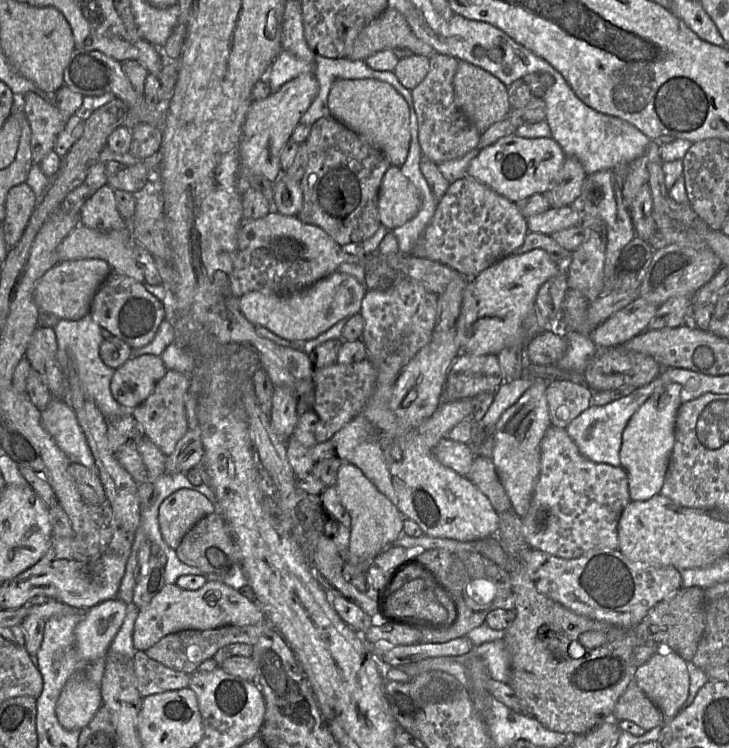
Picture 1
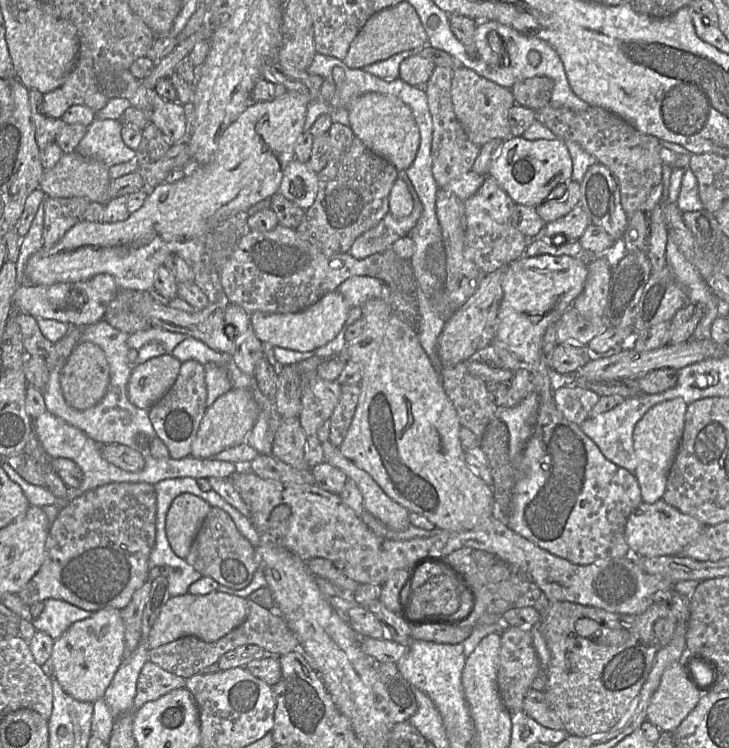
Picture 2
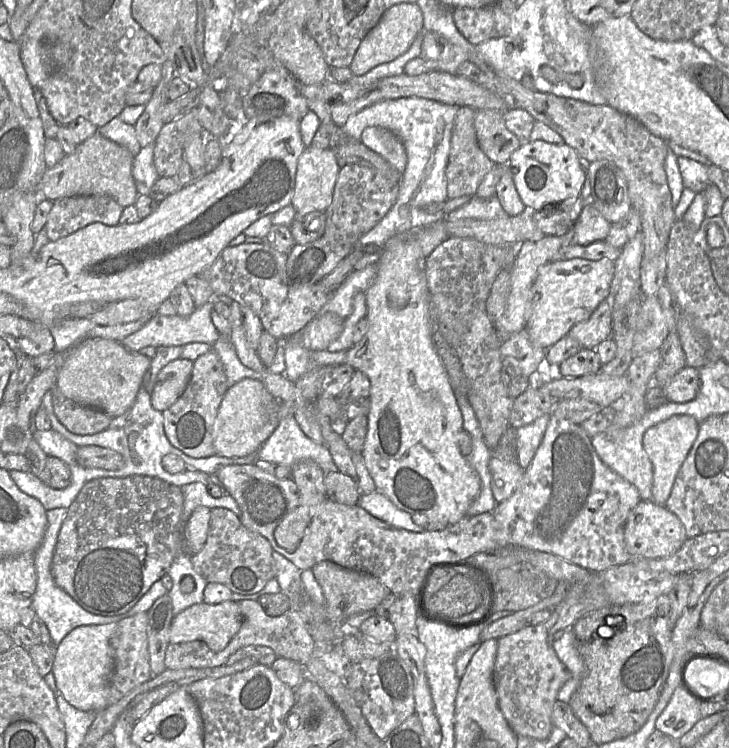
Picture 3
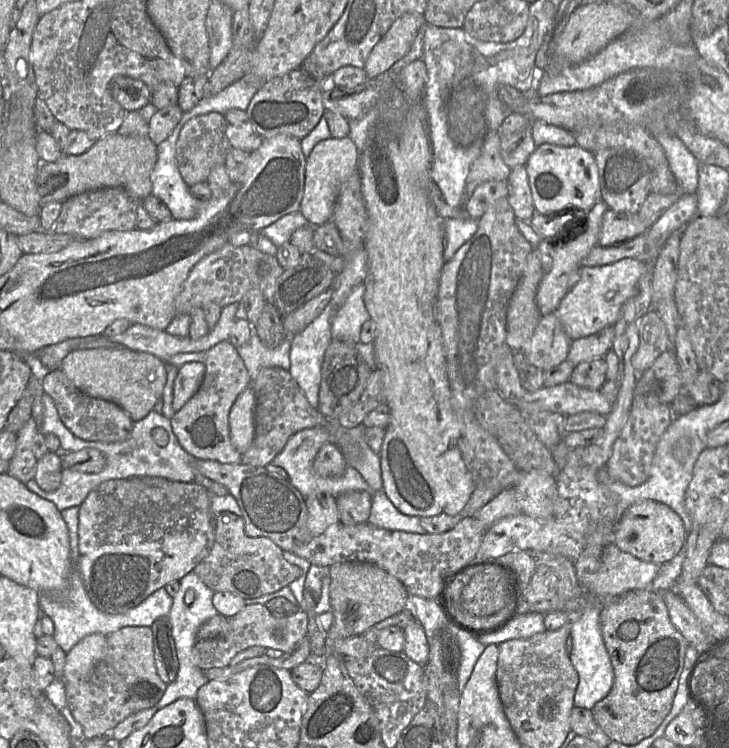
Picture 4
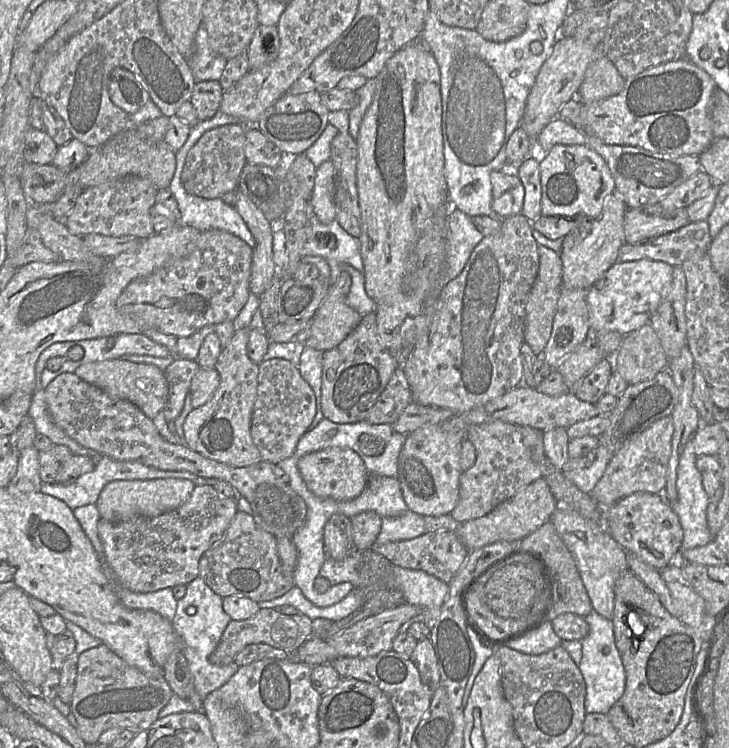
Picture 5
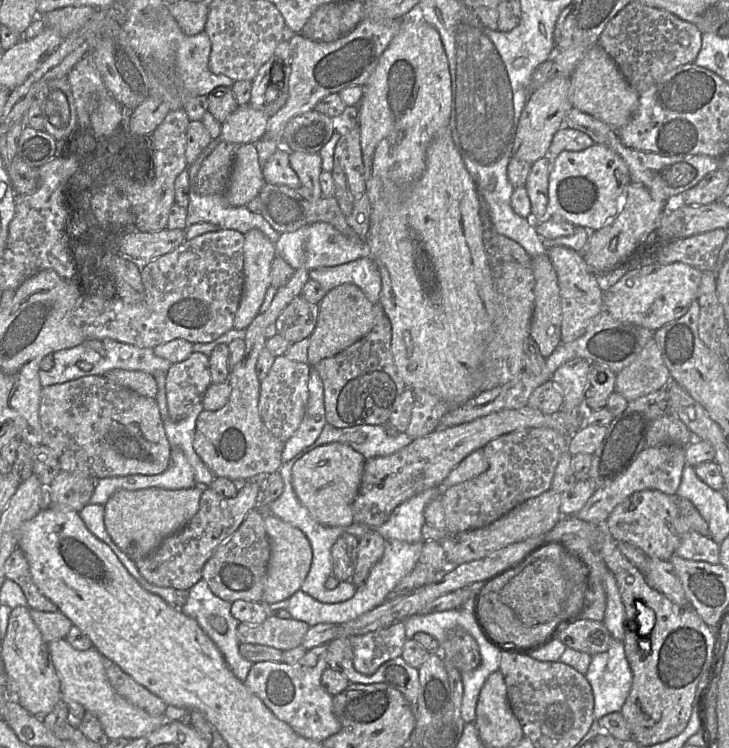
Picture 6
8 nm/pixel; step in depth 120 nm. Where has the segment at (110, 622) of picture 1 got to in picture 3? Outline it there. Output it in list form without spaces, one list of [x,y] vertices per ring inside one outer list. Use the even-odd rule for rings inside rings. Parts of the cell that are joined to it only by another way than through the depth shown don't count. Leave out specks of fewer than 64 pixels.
[[[117,623],[79,626],[56,647],[52,673],[58,690],[74,708],[97,712],[108,706],[114,670],[113,638],[117,629]]]

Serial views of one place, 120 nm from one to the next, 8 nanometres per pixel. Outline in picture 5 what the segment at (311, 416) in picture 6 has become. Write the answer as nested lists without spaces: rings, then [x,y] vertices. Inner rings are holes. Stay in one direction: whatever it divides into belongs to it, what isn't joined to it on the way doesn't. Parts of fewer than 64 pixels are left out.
[[[305,346],[297,365],[301,376],[313,390],[316,399],[316,414],[308,430],[315,428],[324,418],[321,409],[323,356],[323,351]]]

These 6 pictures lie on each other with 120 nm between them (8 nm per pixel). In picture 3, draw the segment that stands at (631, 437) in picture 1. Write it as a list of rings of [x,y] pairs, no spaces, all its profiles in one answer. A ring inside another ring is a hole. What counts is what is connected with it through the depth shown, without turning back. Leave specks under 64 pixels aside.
[[[674,415],[649,429],[643,435],[642,444],[653,466],[652,500],[665,504],[673,487],[676,475],[692,448],[699,430],[695,418],[688,415]]]

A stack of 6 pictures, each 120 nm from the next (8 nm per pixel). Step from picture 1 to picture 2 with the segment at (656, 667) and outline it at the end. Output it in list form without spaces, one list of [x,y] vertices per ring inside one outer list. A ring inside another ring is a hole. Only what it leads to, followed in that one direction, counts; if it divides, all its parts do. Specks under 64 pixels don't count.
[[[682,662],[669,666],[663,673],[659,687],[651,697],[647,719],[659,730],[673,732],[696,707],[704,689],[696,684]]]

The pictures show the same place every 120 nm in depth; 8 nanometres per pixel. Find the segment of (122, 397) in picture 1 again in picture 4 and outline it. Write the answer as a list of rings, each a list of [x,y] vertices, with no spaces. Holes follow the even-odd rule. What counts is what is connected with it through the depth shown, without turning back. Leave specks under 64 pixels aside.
[[[190,362],[178,368],[173,385],[173,410],[180,410],[193,397],[199,389],[204,375],[204,363]]]

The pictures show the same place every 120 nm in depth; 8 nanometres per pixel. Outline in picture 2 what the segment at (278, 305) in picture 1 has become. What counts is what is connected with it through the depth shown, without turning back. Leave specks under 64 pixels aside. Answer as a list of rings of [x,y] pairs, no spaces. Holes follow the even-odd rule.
[[[335,290],[324,295],[318,302],[303,311],[291,314],[252,312],[251,326],[256,336],[268,348],[281,347],[299,352],[309,352],[333,340],[343,327],[351,307],[343,295]]]

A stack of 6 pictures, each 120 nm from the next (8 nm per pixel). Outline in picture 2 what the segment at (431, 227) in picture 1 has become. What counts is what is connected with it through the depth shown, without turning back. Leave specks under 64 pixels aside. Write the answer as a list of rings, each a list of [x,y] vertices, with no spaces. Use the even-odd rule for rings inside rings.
[[[485,177],[482,186],[463,202],[465,229],[465,257],[472,260],[486,275],[524,255],[529,239],[511,223],[516,203],[492,177]]]

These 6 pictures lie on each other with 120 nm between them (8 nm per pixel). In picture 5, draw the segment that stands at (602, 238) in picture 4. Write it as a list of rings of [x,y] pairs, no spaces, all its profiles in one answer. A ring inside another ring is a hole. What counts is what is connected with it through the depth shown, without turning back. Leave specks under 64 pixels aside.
[[[658,203],[628,208],[624,217],[626,242],[635,244],[676,231],[690,223],[686,208],[667,210]]]

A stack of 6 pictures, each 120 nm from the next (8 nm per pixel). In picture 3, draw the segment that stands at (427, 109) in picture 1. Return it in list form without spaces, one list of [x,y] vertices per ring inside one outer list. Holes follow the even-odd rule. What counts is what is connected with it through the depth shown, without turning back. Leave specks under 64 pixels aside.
[[[460,107],[455,118],[450,154],[445,171],[448,199],[475,195],[486,174],[495,167],[495,163],[486,156],[479,146],[474,127],[475,113],[474,108]]]

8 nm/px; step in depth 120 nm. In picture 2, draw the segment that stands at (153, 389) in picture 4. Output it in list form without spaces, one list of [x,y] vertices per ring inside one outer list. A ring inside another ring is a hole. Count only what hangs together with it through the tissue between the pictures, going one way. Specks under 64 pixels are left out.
[[[79,343],[66,360],[60,384],[66,402],[78,410],[95,406],[106,394],[109,365],[103,350],[94,343]]]

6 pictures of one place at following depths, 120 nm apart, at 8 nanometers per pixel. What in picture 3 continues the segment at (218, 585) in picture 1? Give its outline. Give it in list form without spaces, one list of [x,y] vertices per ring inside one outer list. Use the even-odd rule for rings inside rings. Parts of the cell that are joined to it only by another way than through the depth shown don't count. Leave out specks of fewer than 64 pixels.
[[[229,600],[219,604],[205,602],[195,604],[173,617],[169,630],[169,642],[170,644],[178,644],[198,640],[206,643],[212,651],[220,652],[239,631],[242,621],[242,615],[236,601]]]

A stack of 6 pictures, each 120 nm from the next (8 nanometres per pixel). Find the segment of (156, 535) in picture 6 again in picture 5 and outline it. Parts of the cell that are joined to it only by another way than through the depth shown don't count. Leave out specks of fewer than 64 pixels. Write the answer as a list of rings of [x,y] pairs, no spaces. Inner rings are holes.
[[[186,479],[118,480],[108,483],[100,492],[95,506],[99,516],[108,521],[125,521],[134,517],[156,517],[184,504],[195,484]]]

